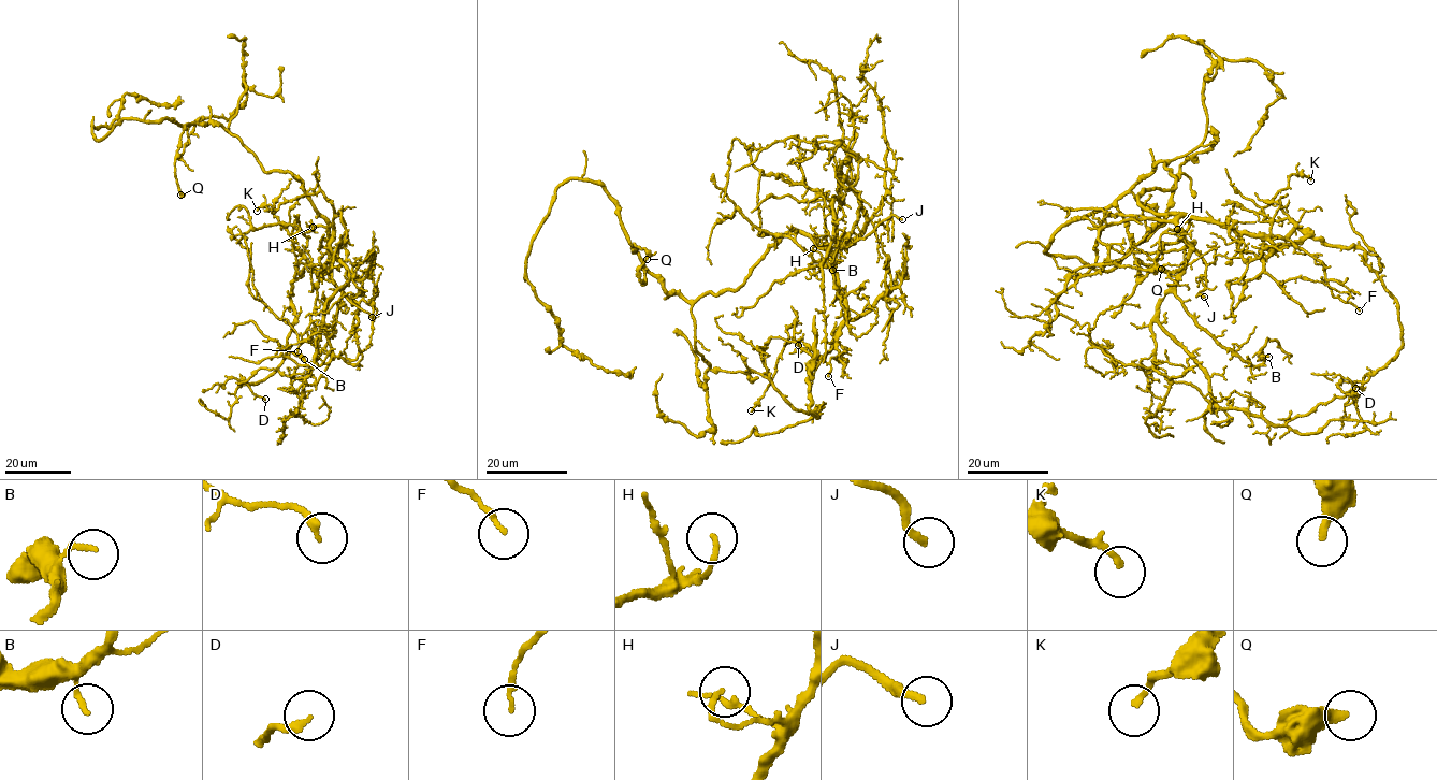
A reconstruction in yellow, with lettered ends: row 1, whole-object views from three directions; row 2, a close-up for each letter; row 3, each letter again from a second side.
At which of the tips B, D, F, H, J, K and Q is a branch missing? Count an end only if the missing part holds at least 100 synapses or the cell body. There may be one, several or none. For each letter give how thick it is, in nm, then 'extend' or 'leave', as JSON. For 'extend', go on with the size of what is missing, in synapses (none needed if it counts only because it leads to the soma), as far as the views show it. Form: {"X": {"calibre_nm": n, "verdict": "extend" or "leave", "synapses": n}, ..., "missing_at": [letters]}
{"B": {"calibre_nm": 140, "verdict": "leave"}, "D": {"calibre_nm": 200, "verdict": "leave"}, "F": {"calibre_nm": 150, "verdict": "leave"}, "H": {"calibre_nm": 120, "verdict": "leave"}, "J": {"calibre_nm": 200, "verdict": "extend"}, "K": {"calibre_nm": 170, "verdict": "leave"}, "Q": {"calibre_nm": 280, "verdict": "leave"}, "missing_at": ["J"]}

